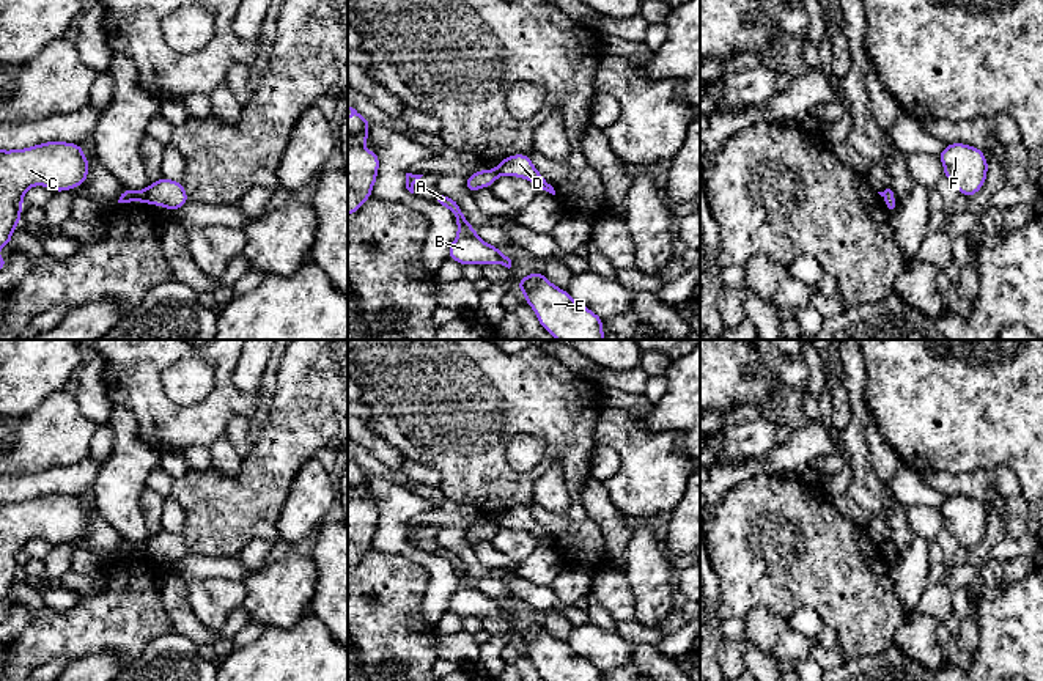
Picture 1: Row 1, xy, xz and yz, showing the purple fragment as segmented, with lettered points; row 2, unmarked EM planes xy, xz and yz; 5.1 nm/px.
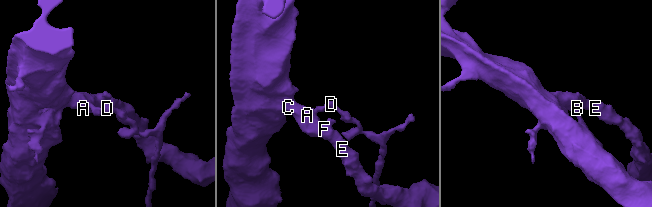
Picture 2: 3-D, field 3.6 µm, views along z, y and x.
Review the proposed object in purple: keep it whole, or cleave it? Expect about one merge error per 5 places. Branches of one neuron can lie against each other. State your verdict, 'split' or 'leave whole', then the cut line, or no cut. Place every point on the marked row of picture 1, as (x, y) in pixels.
split; cut in xy along (142, 191), (148, 202)

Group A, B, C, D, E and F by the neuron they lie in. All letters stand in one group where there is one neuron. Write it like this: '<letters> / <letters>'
A B C E F / D

